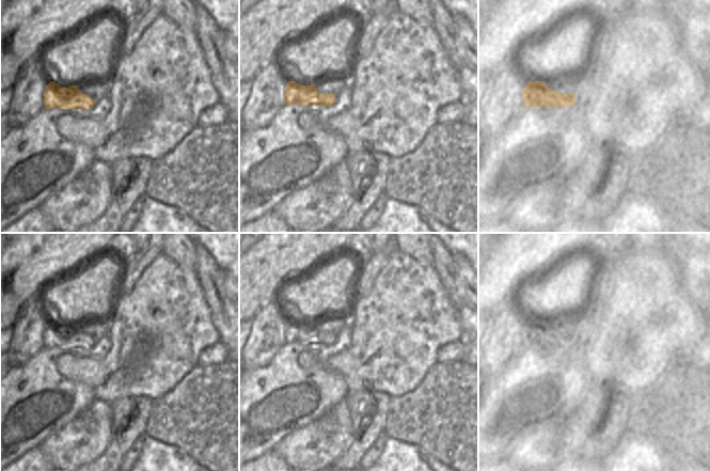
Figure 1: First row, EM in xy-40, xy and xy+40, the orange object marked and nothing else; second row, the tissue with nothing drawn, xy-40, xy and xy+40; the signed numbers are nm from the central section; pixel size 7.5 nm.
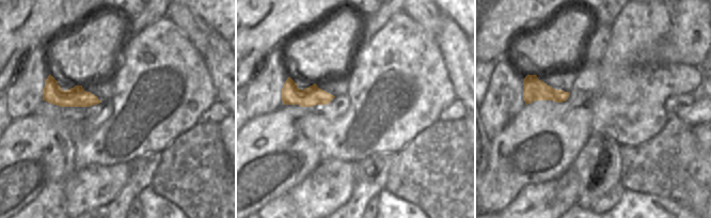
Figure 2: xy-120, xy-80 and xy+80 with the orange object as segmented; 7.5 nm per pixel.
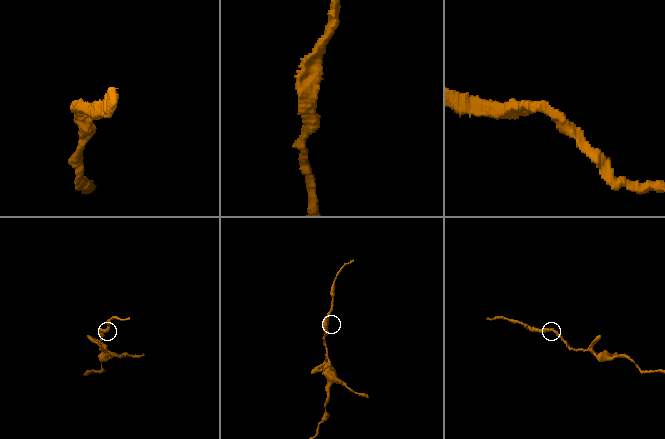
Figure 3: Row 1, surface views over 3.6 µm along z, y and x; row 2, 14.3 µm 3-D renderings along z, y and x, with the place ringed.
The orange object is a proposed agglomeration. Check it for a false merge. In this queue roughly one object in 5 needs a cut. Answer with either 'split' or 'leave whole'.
leave whole

